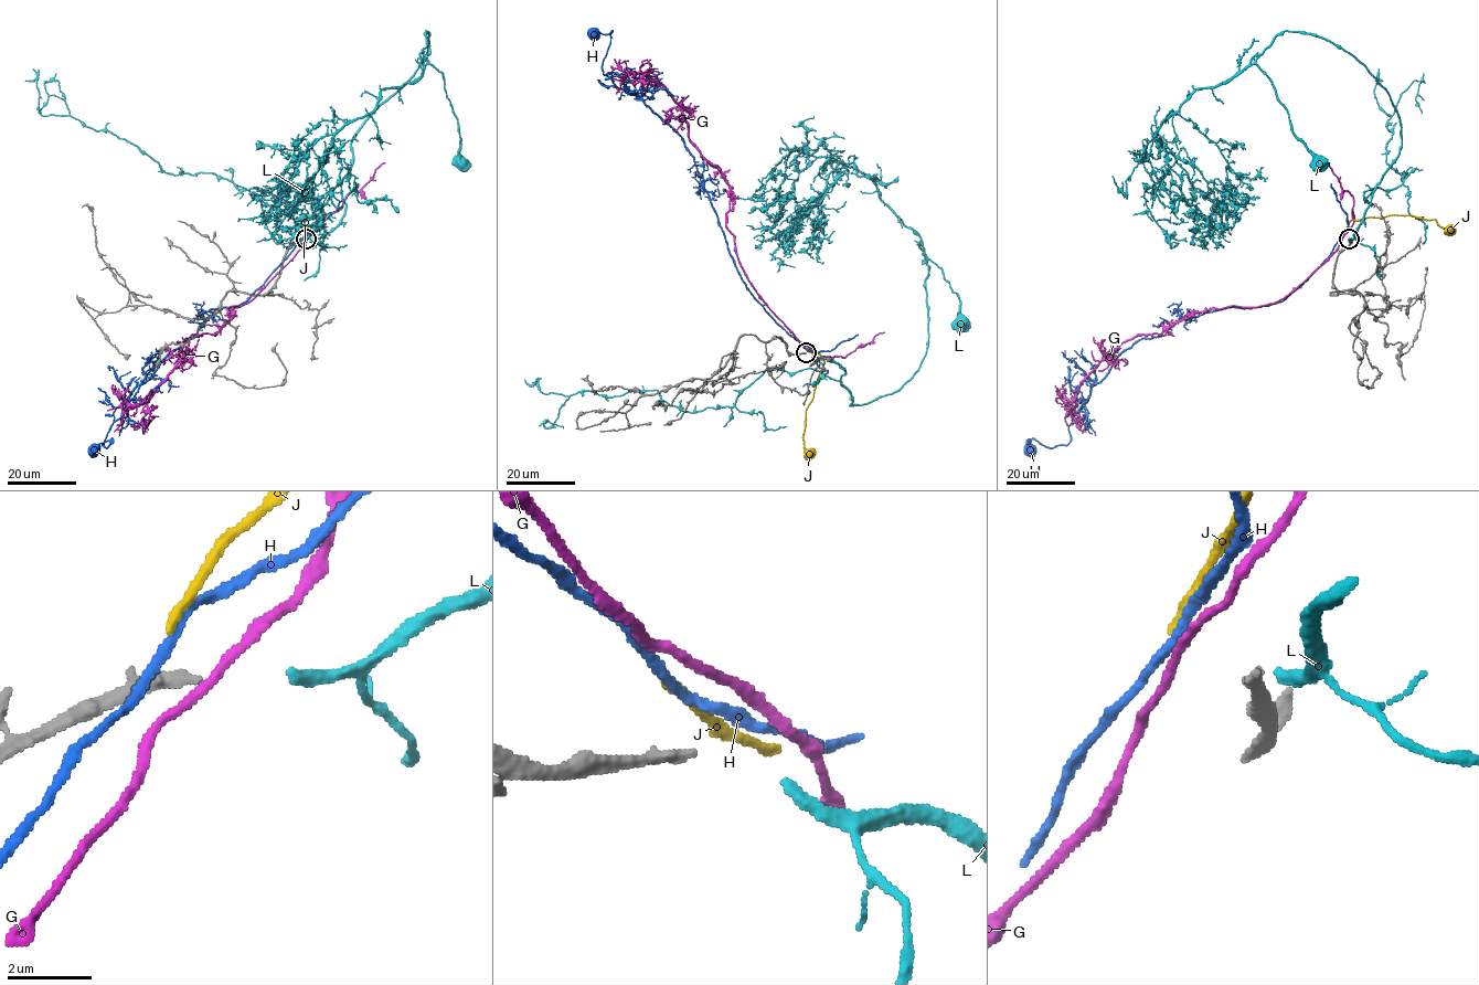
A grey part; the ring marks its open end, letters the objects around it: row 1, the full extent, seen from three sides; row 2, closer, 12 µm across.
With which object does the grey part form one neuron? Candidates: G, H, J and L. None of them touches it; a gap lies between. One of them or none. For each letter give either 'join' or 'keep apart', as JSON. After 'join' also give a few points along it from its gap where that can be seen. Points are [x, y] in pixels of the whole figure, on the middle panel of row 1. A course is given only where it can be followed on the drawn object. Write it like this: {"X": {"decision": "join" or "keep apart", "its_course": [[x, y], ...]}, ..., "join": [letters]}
{"G": {"decision": "keep apart"}, "H": {"decision": "keep apart"}, "J": {"decision": "keep apart"}, "L": {"decision": "join", "its_course": [[812, 356], [843, 369], [840, 380], [851, 405], [897, 391], [925, 355], [928, 260], [958, 295], [963, 319]]}, "join": ["L"]}

